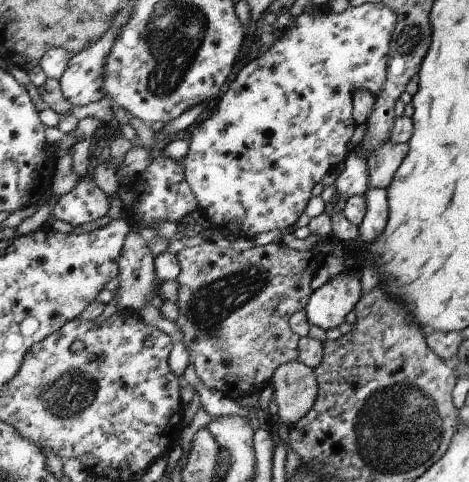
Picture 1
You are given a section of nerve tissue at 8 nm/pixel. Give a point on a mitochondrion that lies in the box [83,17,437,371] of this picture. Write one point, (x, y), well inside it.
(207, 305)

